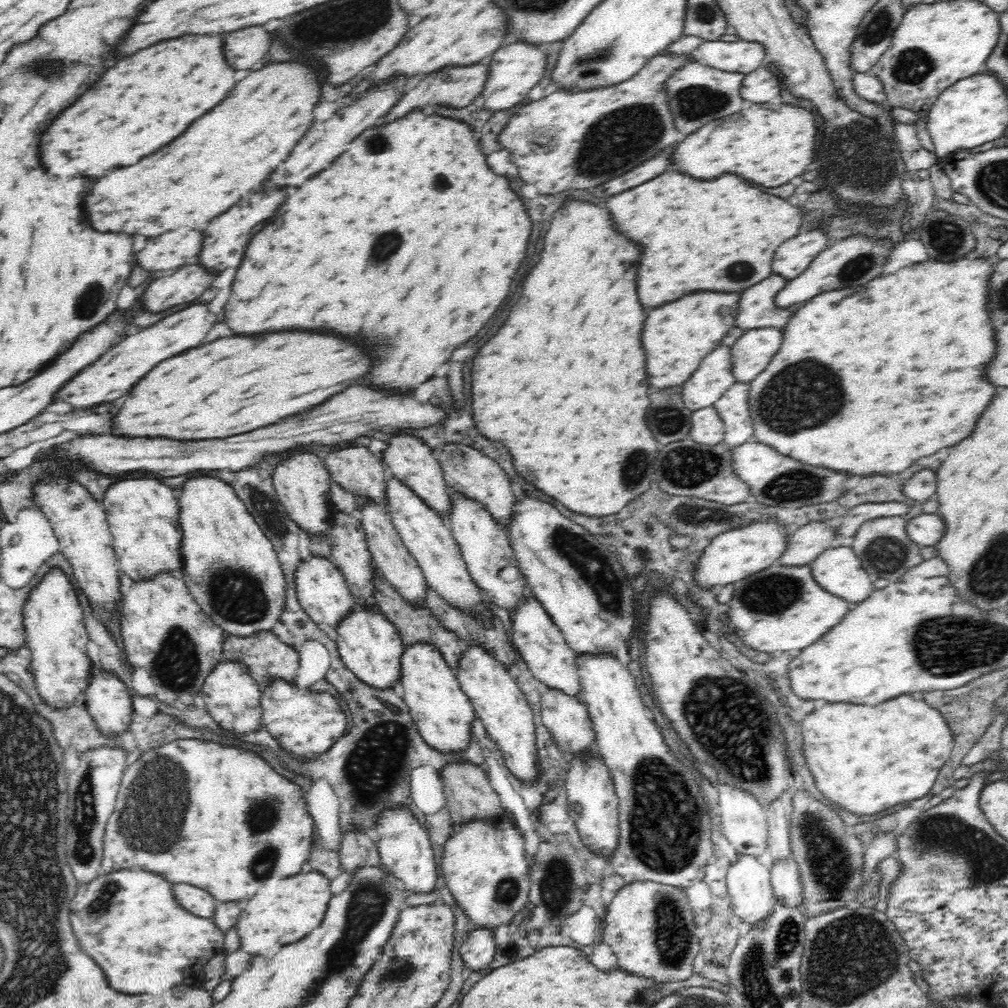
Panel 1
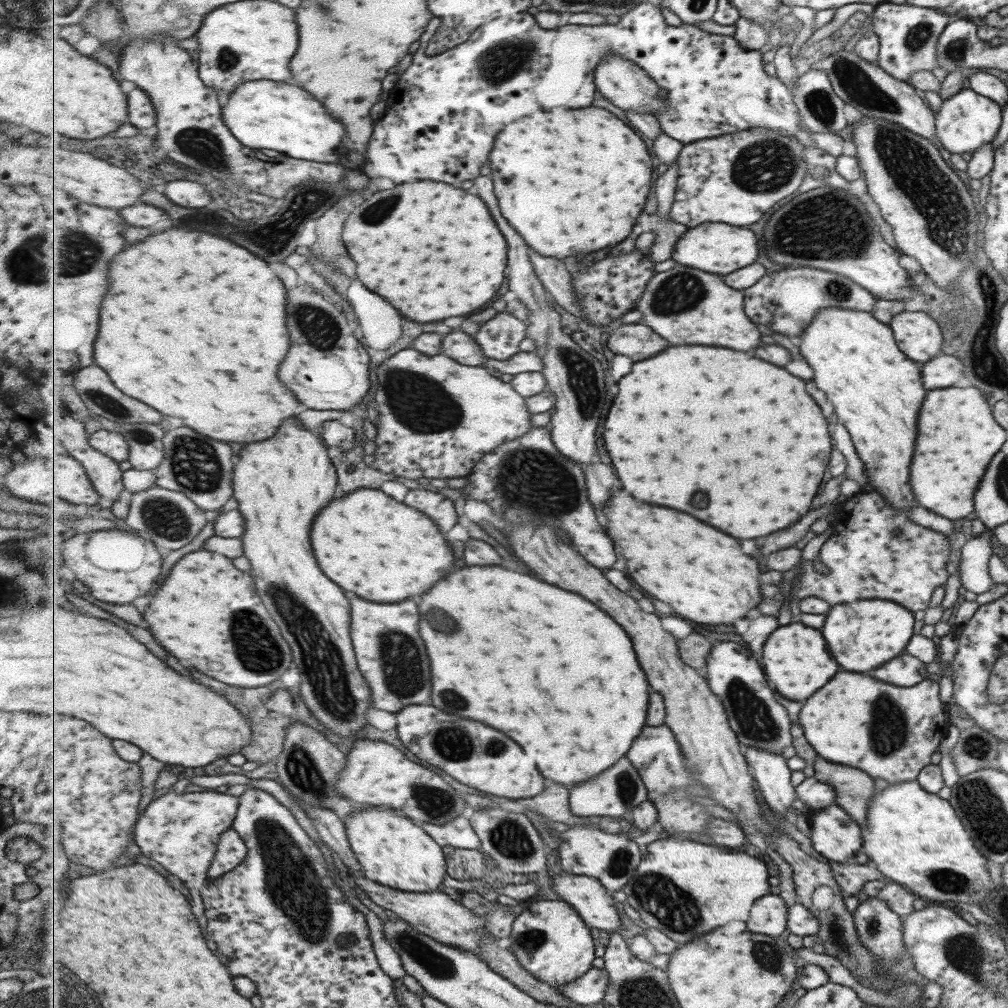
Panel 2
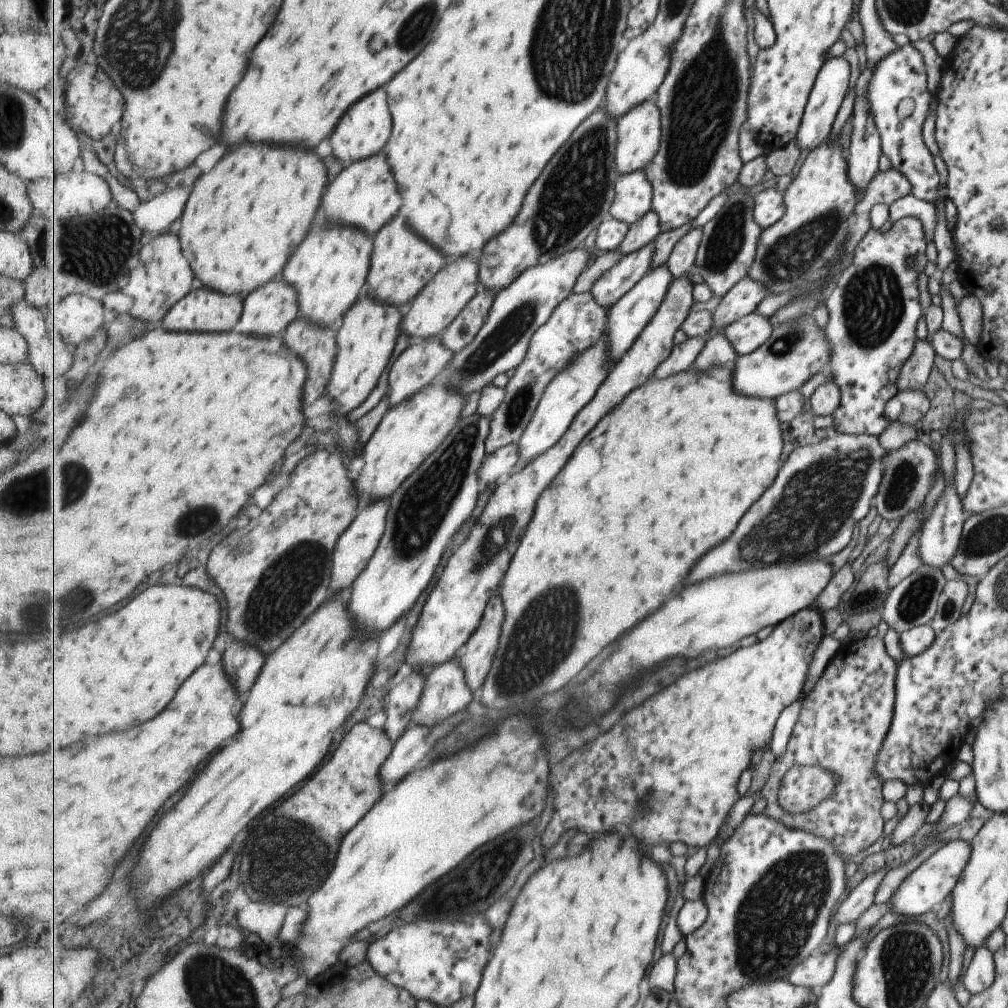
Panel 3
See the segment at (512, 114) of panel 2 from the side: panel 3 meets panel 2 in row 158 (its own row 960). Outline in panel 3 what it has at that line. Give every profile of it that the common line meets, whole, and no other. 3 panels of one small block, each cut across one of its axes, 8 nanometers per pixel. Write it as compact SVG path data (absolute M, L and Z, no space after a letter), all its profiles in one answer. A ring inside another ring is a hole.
M471 913L458 921L452 920L419 920L415 924L403 924L401 928L395 928L389 932L389 936L369 945L369 962L383 974L385 978L391 978L397 986L403 986L405 990L411 990L415 998L429 1000L439 1006L451 1006L461 998L467 998L477 992L483 972L489 964L491 956L491 931L485 914Z

